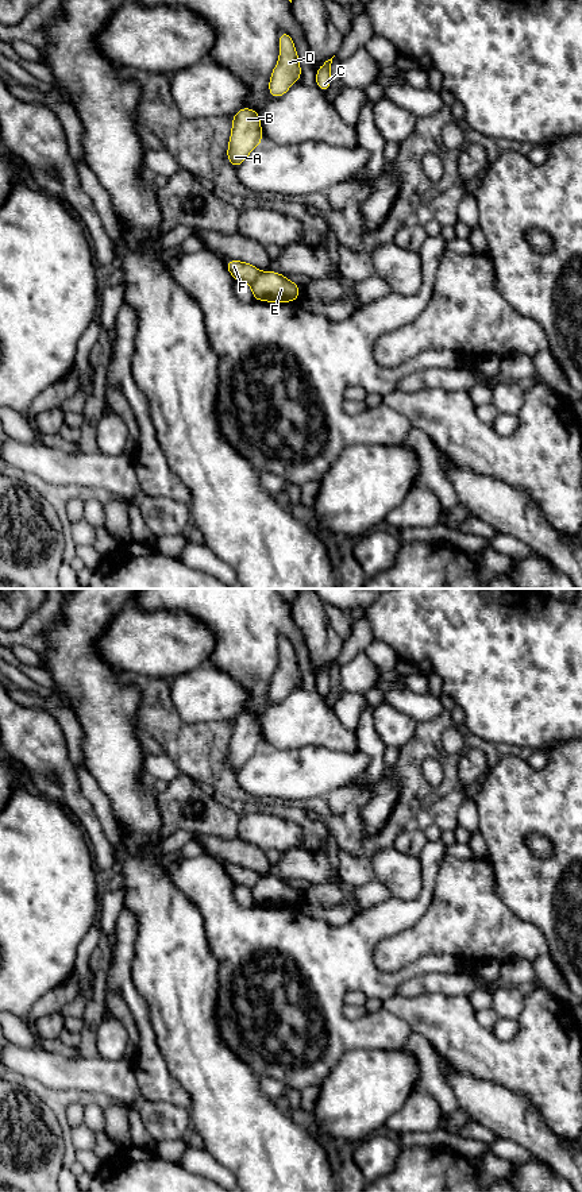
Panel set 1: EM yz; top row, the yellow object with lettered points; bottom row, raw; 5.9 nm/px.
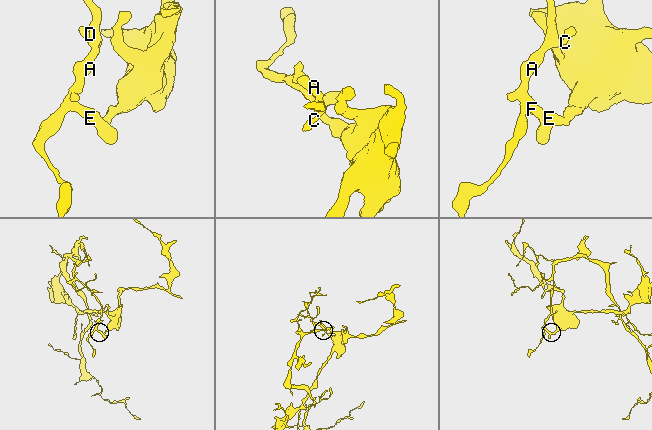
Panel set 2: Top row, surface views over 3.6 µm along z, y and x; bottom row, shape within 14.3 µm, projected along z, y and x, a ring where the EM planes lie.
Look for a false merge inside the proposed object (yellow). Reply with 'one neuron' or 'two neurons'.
two neurons

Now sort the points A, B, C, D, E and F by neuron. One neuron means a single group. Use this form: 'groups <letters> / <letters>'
groups A B C D F / E

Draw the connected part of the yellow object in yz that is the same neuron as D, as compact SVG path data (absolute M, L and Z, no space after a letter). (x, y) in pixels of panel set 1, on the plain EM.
M280 636L280 663L270 680L269 699L282 702L300 683L301 671L293 643L288 637Z

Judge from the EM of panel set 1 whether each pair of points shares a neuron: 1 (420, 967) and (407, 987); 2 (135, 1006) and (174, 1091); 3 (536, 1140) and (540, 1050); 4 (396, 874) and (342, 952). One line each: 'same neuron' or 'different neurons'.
1: different neurons
2: same neuron
3: different neurons
4: different neurons

